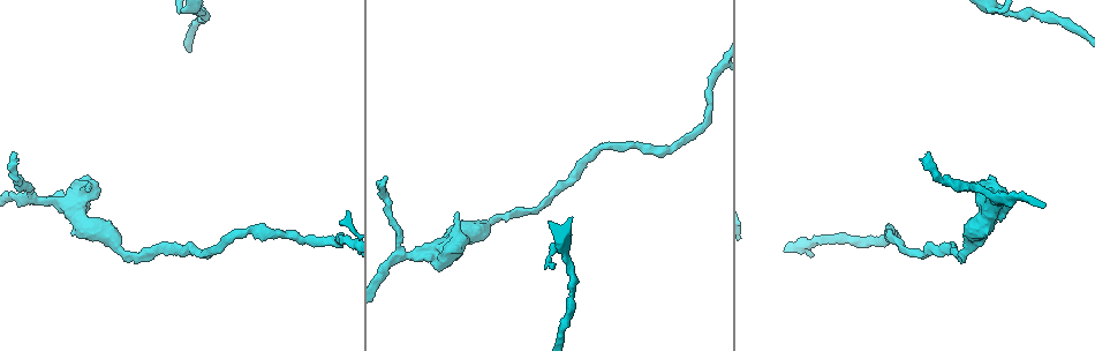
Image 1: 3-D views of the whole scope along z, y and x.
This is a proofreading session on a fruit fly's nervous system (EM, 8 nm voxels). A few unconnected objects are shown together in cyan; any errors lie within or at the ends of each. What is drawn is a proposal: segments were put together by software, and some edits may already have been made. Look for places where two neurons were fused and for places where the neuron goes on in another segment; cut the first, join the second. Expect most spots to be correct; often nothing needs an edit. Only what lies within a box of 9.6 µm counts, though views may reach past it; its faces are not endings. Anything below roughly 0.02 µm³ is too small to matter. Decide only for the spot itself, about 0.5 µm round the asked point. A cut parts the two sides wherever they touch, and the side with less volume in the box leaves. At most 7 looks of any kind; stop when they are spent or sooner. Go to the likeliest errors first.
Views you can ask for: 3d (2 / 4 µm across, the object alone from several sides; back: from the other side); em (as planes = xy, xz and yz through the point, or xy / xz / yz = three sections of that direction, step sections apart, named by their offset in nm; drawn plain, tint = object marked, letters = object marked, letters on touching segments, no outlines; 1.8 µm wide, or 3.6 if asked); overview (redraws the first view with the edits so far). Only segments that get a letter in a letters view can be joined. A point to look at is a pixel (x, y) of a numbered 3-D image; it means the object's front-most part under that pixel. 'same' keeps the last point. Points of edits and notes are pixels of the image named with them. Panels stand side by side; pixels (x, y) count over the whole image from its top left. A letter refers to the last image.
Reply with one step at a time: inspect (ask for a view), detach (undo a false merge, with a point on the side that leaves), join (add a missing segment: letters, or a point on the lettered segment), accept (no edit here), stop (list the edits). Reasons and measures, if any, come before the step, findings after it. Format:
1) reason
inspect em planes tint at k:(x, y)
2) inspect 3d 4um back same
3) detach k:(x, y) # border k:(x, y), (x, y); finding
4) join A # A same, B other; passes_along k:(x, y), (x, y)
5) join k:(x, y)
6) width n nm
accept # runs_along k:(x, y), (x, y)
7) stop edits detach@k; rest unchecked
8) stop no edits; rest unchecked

free end
inspect 3d 4um back at 1:(928, 153)

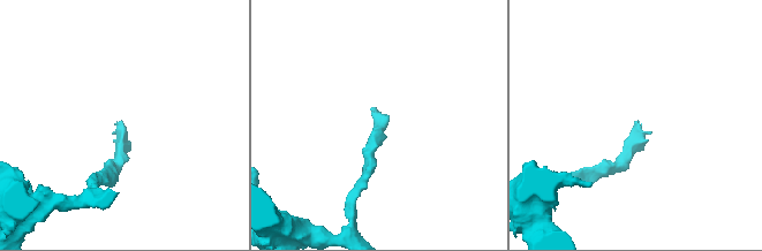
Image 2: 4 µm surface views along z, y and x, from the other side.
inspect em planes letters at 2:(119, 122)

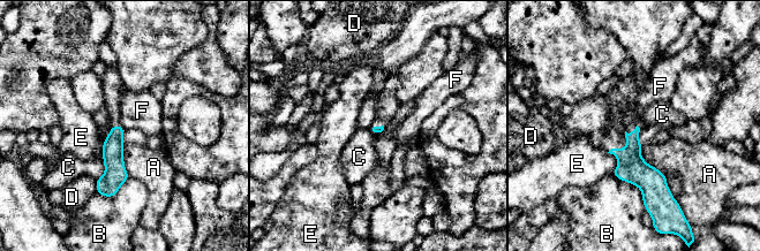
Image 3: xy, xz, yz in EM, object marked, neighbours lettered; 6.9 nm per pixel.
accept # A other, B other, C other, D other, E other, F other; no lettered segment goes on from it

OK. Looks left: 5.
thick turns thin
inspect em 3.6um planes letters at 1:(65, 200)

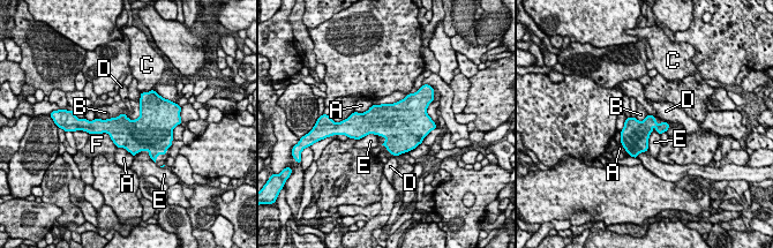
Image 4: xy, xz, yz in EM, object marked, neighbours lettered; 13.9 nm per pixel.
longest_contact B 650 nm
accept # A other, B other, C other, D other, E other, F other; all the same neuron

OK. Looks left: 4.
calibre changes
inspect em yz step 8 tint at 1:(183, 10)

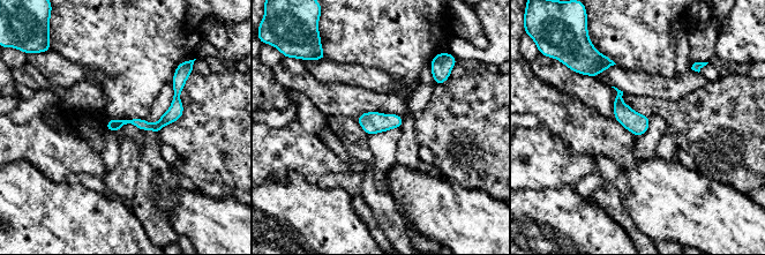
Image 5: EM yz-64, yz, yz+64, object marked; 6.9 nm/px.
inspect em planes tint same

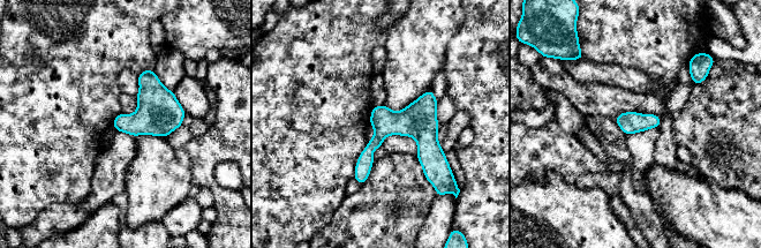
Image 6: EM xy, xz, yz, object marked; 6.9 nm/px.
see the neighbours
inspect em planes letters same

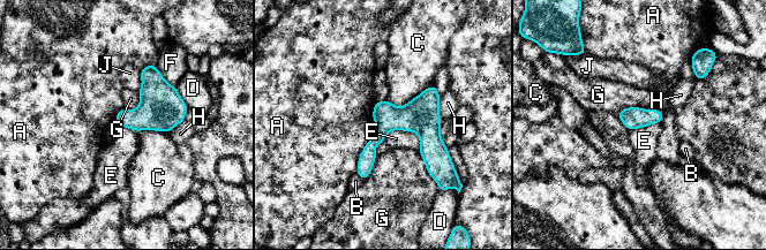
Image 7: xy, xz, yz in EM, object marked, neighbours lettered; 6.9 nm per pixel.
accept # A other, B other, C other, D other, E other, F other, G other, H other, J other; border 7:(383, 141), (412, 130), (420, 150); all the same neuron

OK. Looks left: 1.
stop no edits; rest unchecked

